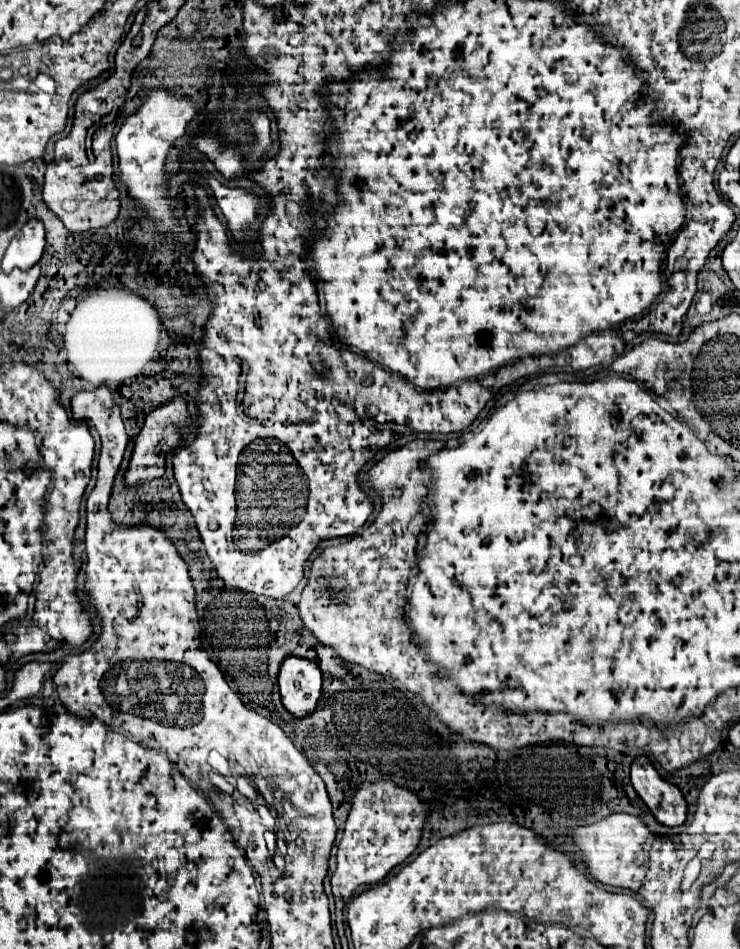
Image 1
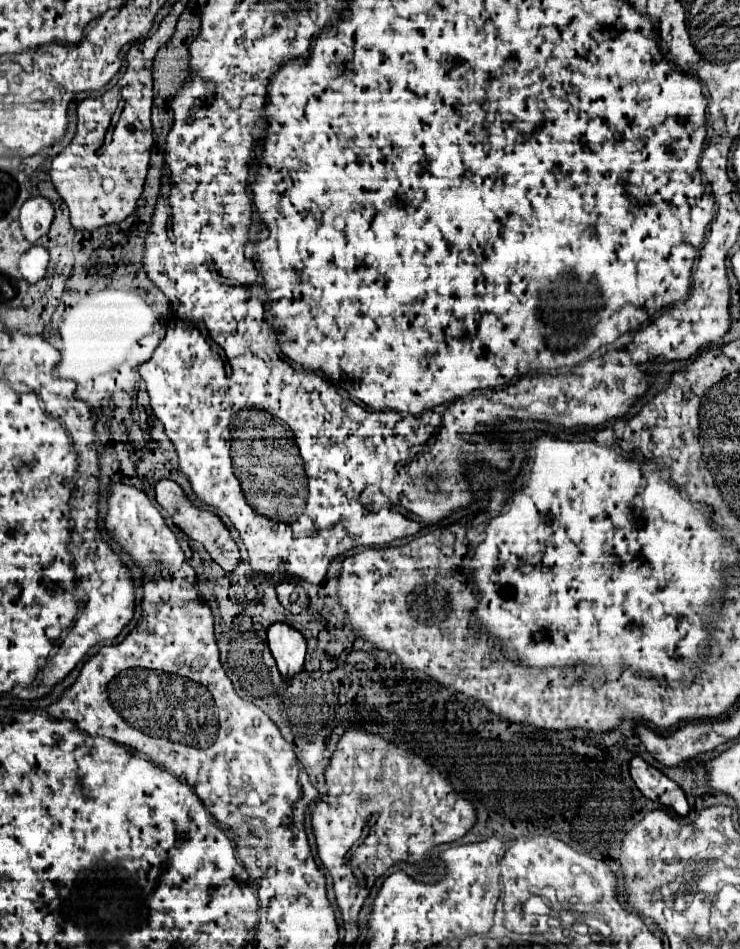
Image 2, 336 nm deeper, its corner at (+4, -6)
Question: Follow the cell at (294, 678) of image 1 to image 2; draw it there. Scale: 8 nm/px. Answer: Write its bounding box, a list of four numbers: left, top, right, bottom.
[268,622,306,676]

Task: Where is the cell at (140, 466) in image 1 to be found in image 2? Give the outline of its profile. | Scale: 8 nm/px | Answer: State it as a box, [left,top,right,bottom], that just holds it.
[156,480,240,572]

